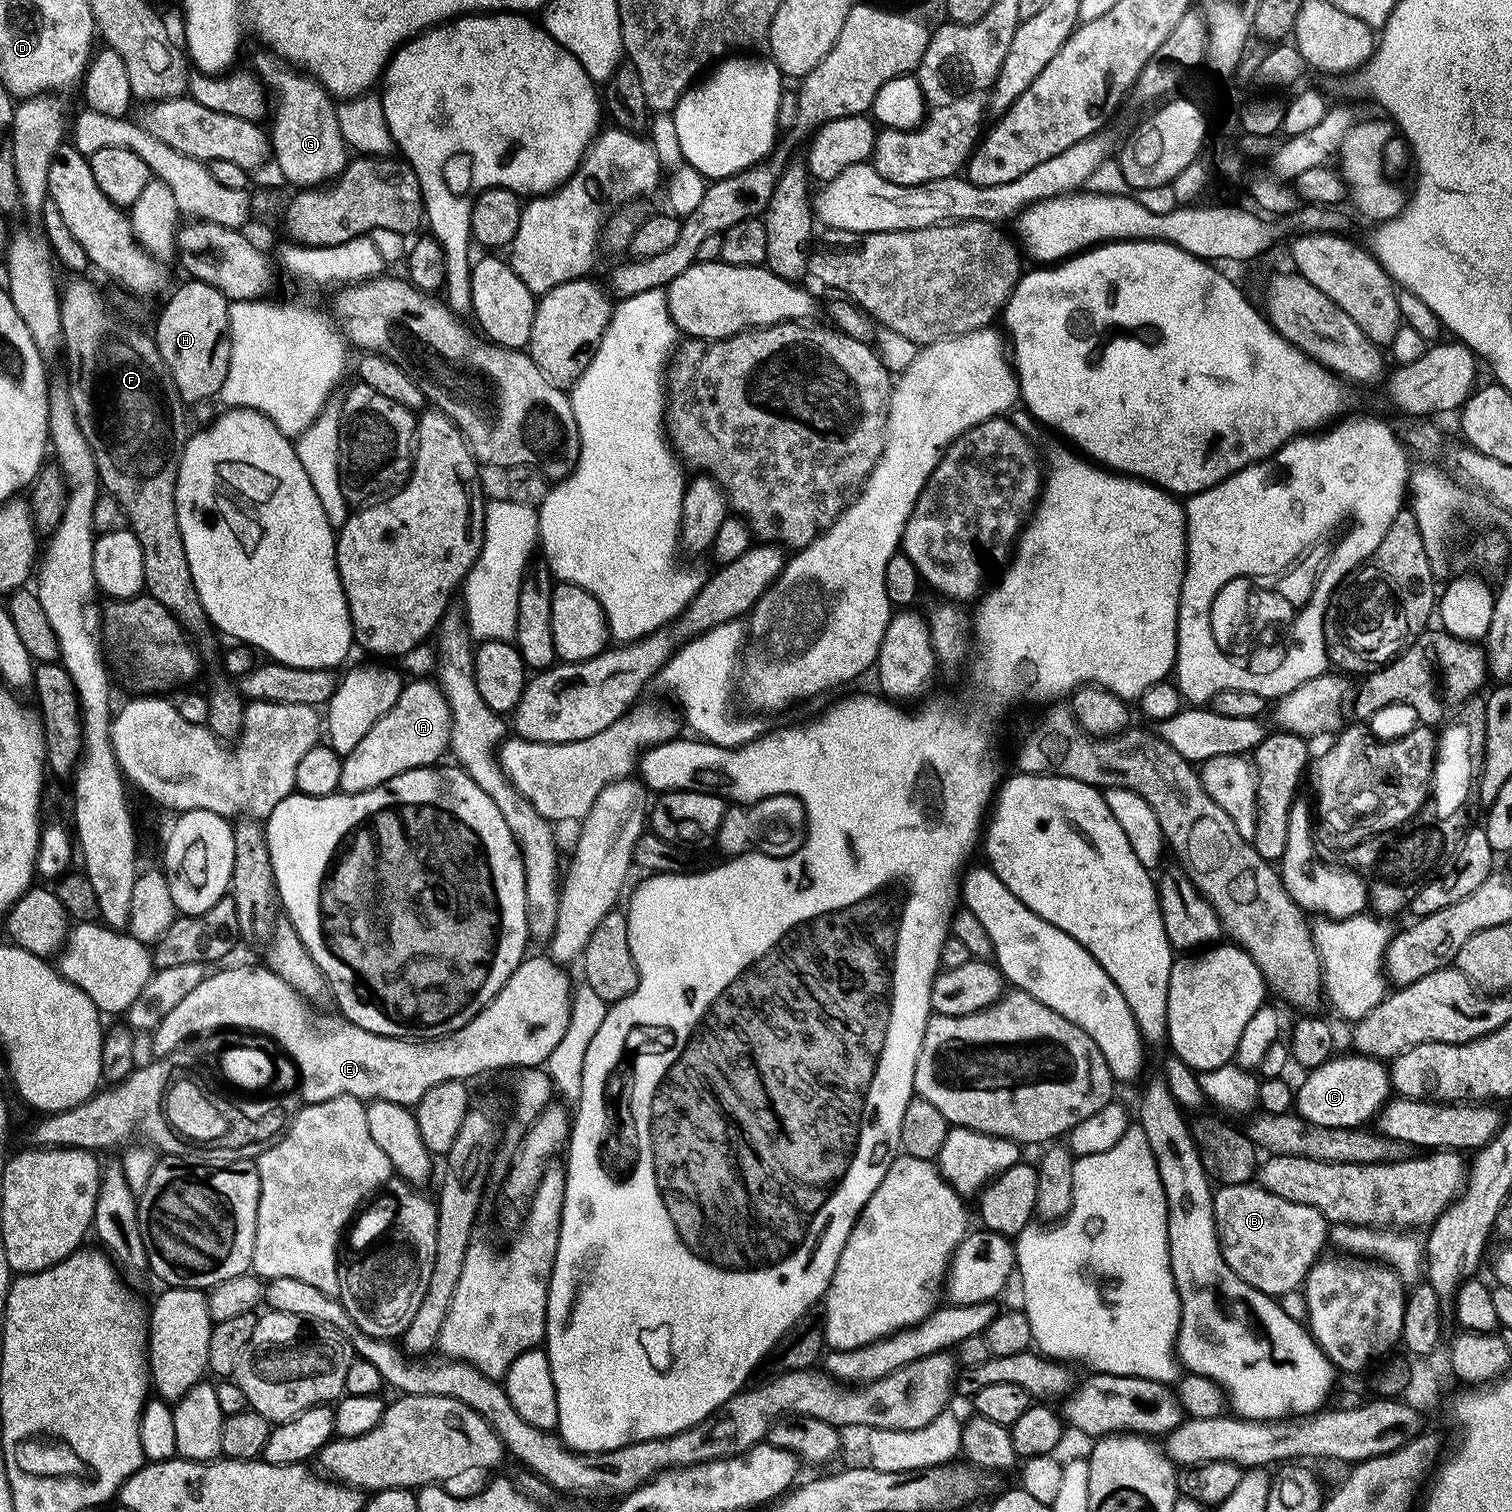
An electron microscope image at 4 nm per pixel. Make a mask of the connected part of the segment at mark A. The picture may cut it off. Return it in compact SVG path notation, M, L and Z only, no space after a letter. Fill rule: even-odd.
M430 679L408 680L398 694L396 705L386 714L382 714L377 721L370 726L366 736L362 738L354 750L342 758L342 778L339 791L343 794L362 794L366 790L374 790L376 786L383 786L403 772L409 772L415 768L427 768L435 765L436 760L443 752L449 751L449 736L451 734L451 711L447 700L440 689Z

